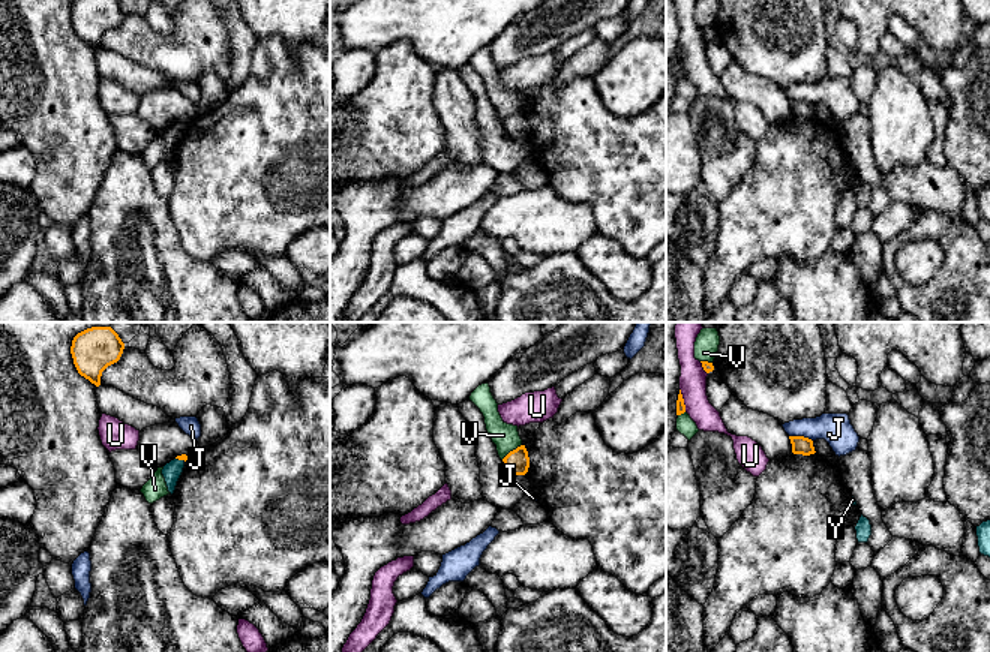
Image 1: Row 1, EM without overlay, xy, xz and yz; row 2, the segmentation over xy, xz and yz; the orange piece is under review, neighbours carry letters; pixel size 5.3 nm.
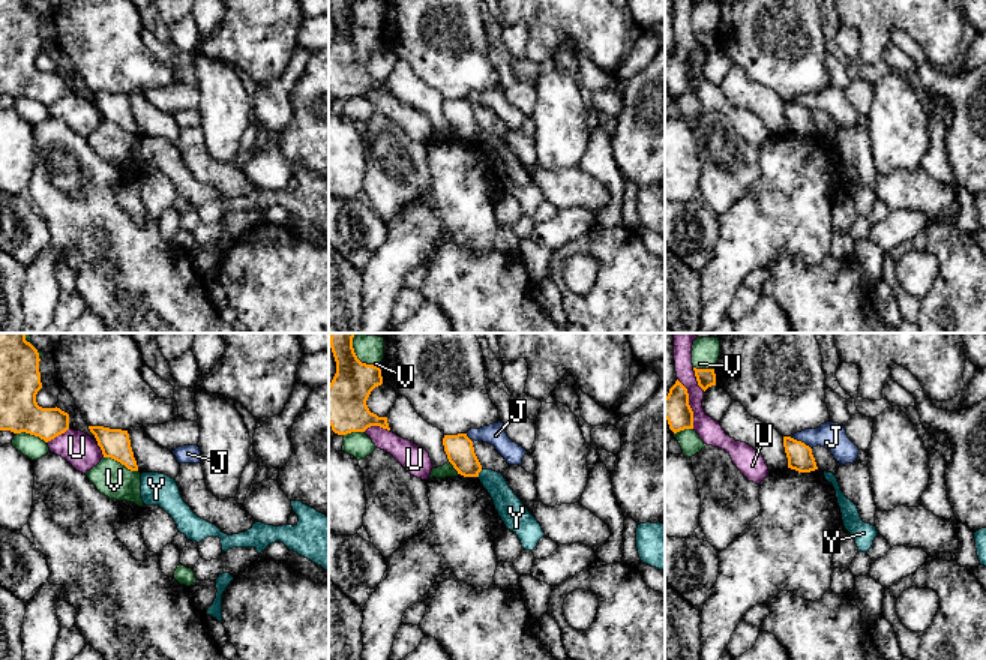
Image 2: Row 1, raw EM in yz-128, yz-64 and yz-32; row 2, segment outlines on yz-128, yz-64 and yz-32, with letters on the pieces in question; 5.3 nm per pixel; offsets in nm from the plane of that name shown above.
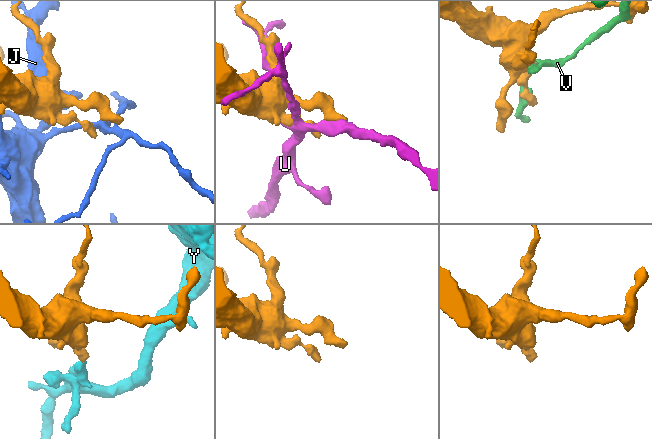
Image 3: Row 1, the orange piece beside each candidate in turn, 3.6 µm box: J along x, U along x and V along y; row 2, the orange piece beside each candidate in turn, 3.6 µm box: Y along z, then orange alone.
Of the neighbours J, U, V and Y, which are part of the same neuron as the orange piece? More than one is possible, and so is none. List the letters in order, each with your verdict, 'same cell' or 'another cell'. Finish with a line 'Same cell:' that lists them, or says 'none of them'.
J: another cell
U: another cell
V: another cell
Y: another cell
Same cell: none of them

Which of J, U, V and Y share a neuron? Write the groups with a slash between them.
J / U / V / Y

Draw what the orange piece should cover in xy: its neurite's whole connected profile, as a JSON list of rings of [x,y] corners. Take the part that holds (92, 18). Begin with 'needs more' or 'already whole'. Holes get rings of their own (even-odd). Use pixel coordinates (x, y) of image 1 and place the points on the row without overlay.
already whole; [[[75,0],[70,18],[78,37],[99,51],[102,36],[120,24],[123,13],[118,0]]]

